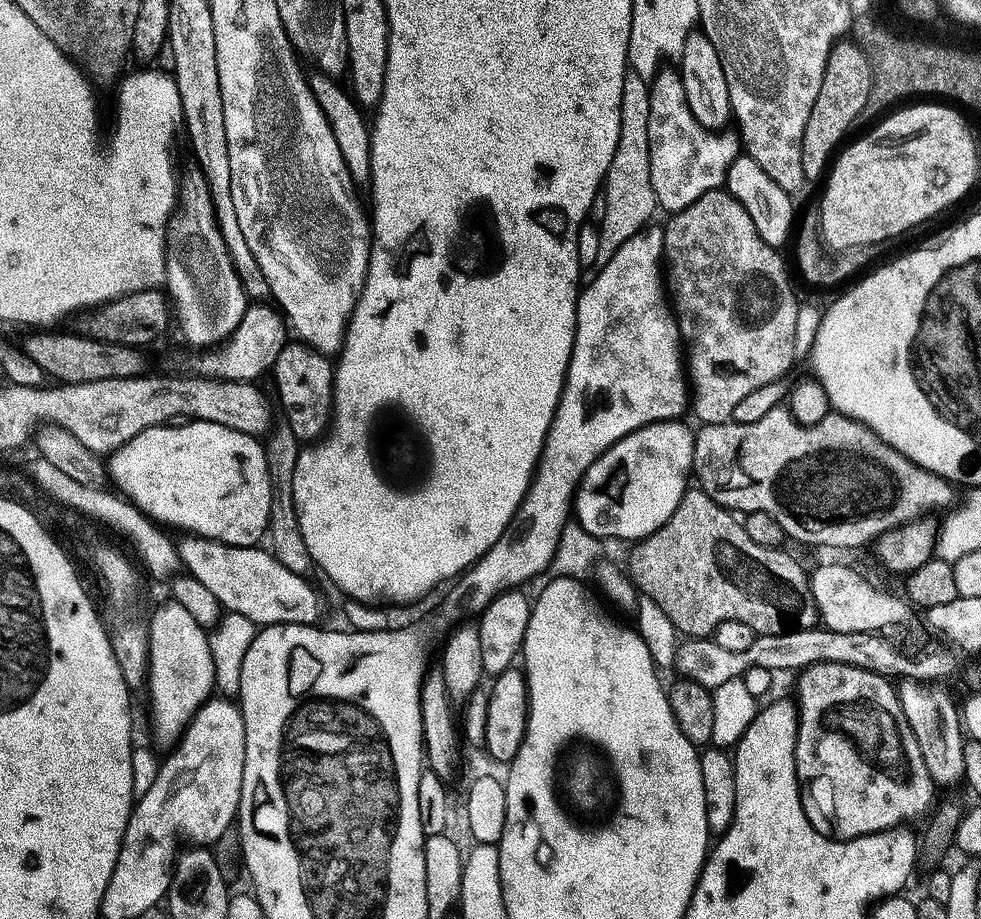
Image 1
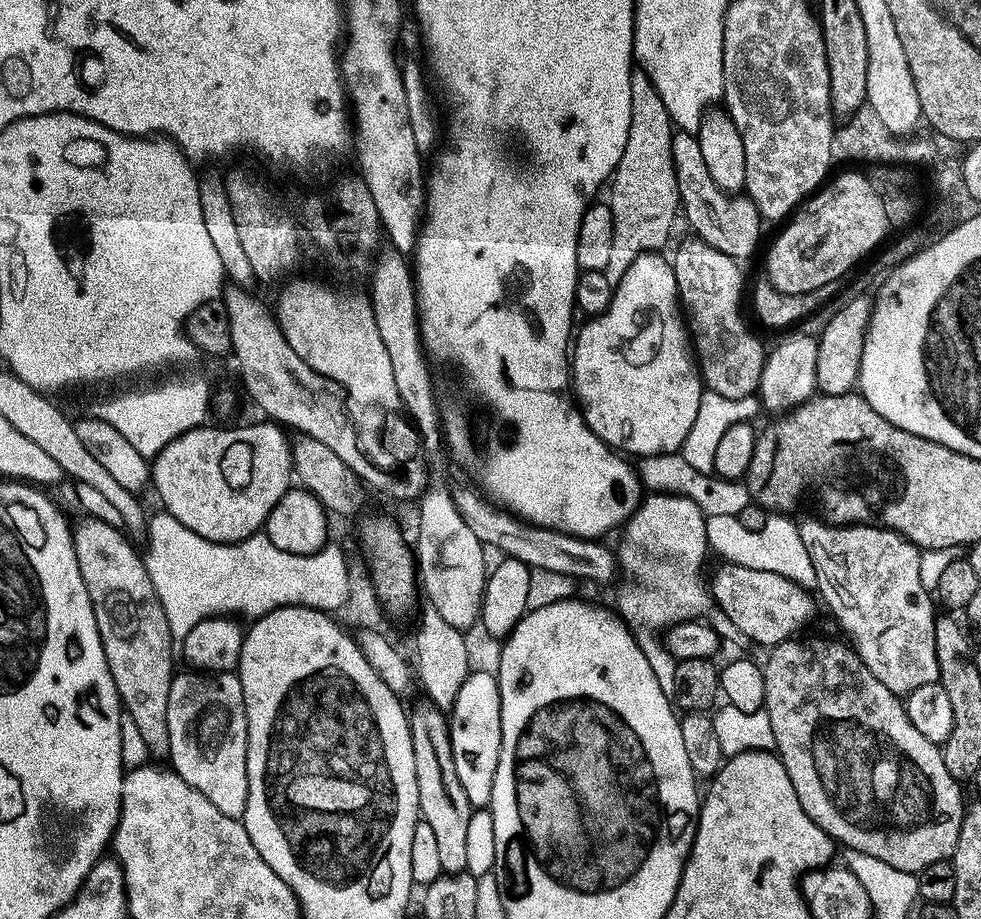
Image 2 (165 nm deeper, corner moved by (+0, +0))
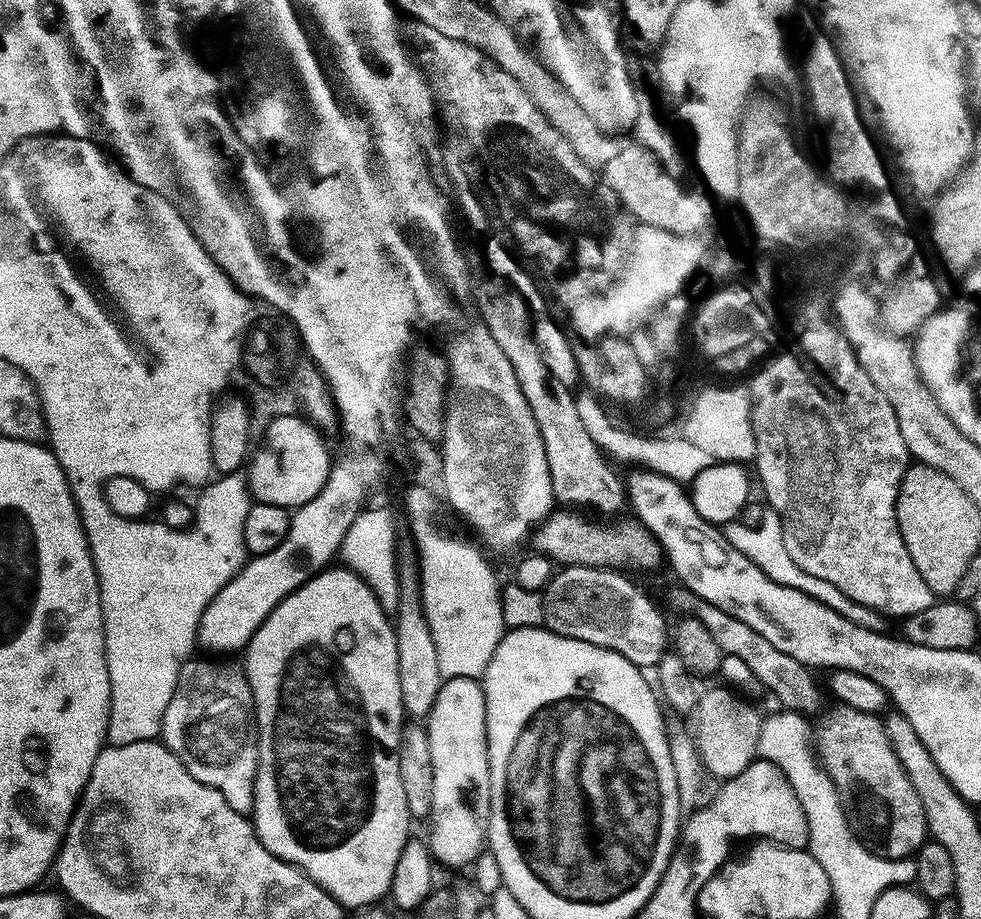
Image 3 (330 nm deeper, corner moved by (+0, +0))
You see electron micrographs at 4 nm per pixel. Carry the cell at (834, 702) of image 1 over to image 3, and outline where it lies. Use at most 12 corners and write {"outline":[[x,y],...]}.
{"outline":[[836,706],[814,751],[855,831],[888,860],[926,810],[871,712]]}

